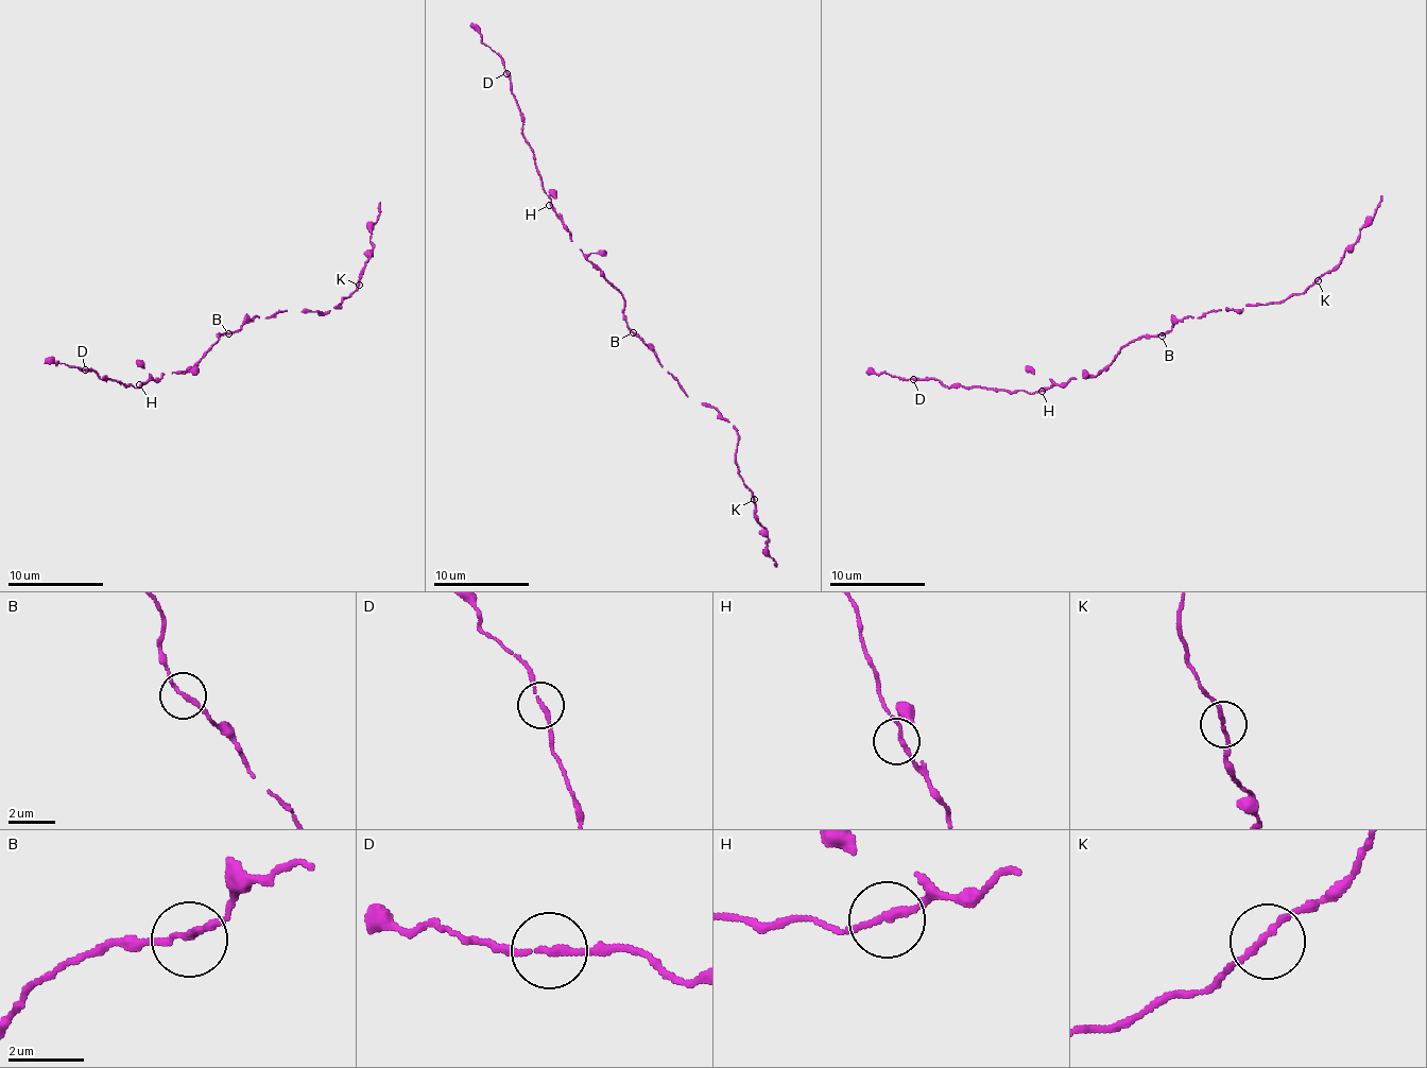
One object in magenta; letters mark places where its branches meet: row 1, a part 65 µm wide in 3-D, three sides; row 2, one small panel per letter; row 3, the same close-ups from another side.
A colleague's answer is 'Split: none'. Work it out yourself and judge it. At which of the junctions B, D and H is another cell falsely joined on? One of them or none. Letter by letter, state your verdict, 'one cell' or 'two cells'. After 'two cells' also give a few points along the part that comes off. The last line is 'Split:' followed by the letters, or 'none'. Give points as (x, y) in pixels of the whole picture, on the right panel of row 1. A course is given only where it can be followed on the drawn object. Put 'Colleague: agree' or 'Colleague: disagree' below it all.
B: one cell
D: one cell
H: one cell
Split: none
Colleague: agree

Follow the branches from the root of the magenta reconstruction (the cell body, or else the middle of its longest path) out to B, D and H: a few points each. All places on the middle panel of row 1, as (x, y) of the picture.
B: (622, 319), (632, 333)
D: (622, 319), (624, 297), (571, 241), (571, 234), (544, 191), (532, 148), (523, 136), (523, 115), (506, 73)
H: (622, 319), (624, 297), (571, 241), (571, 234), (562, 218), (549, 205)

